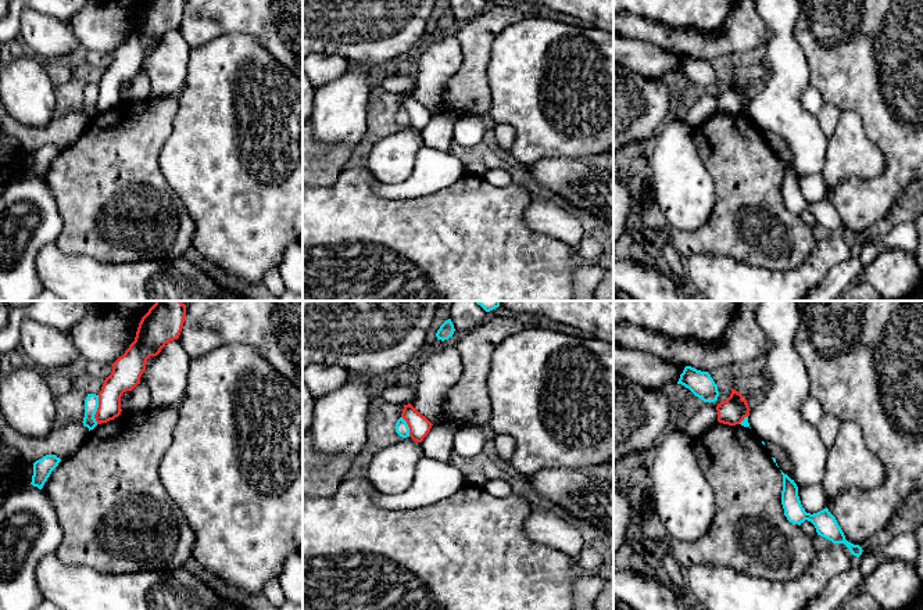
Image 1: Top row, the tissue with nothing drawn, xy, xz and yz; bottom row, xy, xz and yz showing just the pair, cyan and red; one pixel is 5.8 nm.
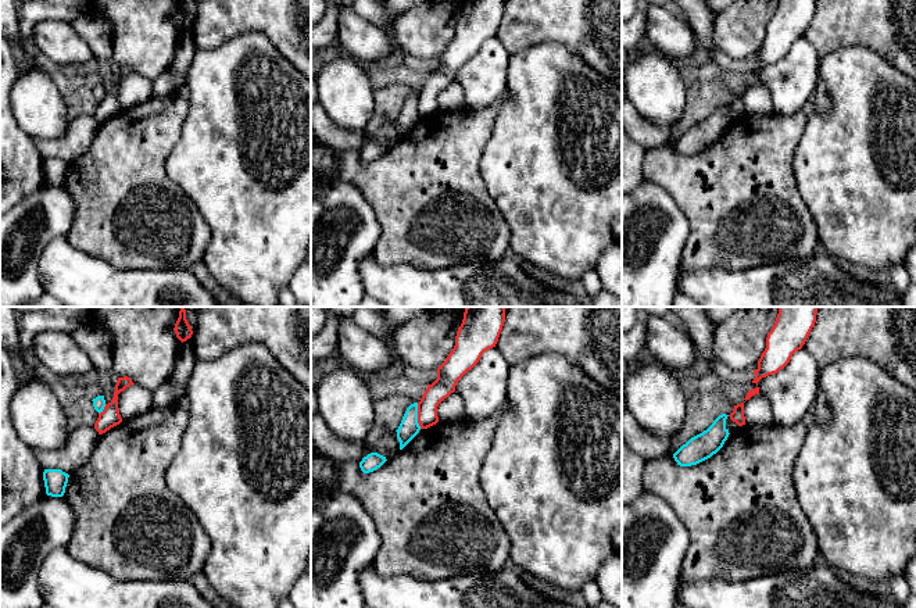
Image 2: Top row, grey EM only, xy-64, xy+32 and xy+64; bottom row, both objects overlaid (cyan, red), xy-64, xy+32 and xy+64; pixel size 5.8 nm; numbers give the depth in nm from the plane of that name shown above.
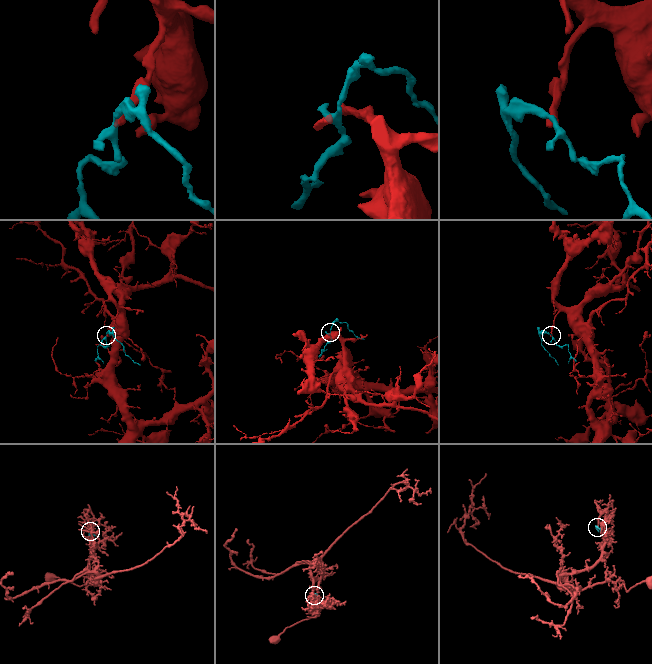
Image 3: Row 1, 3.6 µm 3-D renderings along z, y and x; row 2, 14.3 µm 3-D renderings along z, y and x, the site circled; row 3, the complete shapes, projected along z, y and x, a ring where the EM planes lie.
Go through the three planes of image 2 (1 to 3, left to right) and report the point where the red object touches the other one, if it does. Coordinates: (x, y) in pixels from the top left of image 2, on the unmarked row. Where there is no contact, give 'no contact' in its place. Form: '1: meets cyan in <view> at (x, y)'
1: meets cyan in xy-64 at (103, 97)
2: meets cyan in xy+32 at (417, 104)
3: no contact

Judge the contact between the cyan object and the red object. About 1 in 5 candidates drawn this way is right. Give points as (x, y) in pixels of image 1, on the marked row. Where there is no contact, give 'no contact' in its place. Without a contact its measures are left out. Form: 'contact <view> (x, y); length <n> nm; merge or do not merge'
contact xy (96, 409); length 170 nm; do not merge

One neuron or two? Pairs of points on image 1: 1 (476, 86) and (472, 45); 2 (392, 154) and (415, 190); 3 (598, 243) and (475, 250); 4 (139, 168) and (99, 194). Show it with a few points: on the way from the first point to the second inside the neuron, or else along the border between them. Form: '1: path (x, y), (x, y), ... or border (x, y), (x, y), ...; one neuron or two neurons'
1: path (475, 76), (475, 54); one neuron
2: border (421, 147), (414, 171), (405, 180), (376, 180); two neurons
3: border (578, 250), (591, 264); two neurons
4: path (129, 171), (120, 180), (108, 185); one neuron

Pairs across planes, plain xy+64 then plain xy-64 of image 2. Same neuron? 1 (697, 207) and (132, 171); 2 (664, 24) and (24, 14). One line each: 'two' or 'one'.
1: one
2: two

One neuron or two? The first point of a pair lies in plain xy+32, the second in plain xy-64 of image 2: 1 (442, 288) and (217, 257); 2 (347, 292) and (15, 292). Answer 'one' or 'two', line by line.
1: two
2: one

